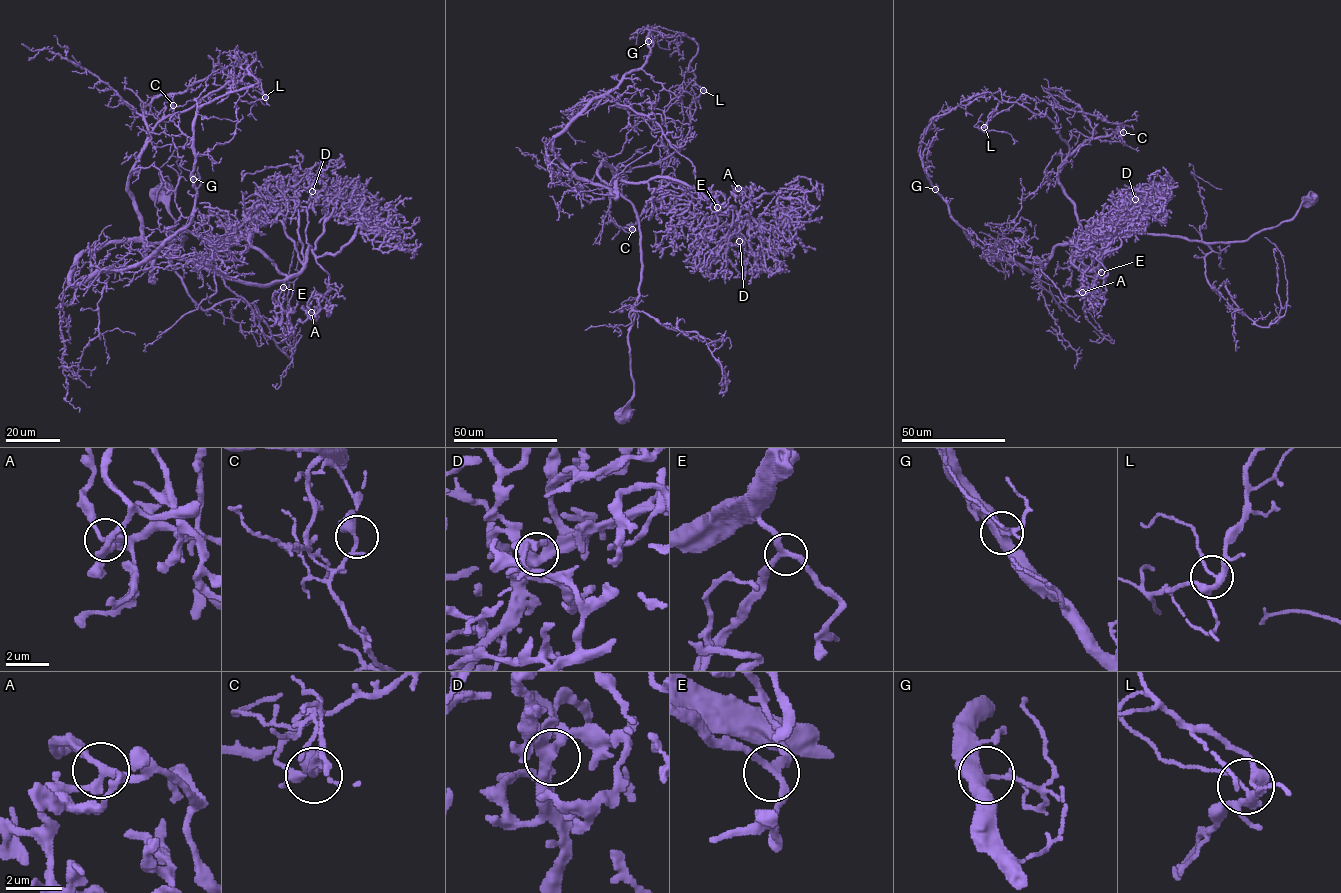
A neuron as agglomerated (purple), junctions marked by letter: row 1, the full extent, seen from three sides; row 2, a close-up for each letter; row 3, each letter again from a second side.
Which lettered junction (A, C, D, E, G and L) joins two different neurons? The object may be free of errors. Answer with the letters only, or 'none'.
none

